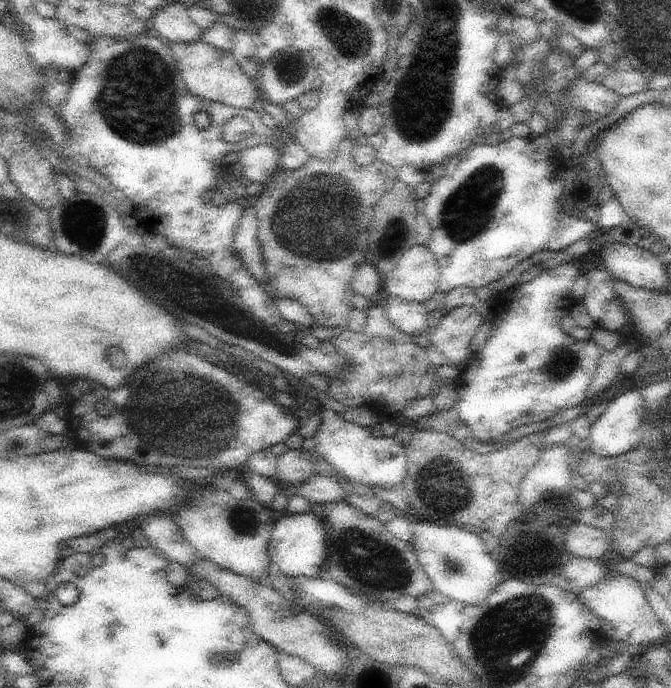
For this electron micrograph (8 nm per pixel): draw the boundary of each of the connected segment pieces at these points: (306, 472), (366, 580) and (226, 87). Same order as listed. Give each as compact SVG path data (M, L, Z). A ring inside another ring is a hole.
M287 450L277 456L277 484L287 486L301 486L309 476L315 476L311 454L305 450Z
M325 502L323 518L327 526L327 568L325 576L333 582L339 582L351 588L355 594L373 596L381 602L395 598L411 596L421 598L435 588L431 588L427 572L415 556L415 550L409 542L401 542L391 536L387 524L377 520L371 514L363 514L349 506L349 502ZM345 578L345 580L343 580Z
M161 38L163 44L169 44L173 58L177 62L177 70L179 76L183 78L183 84L187 88L189 94L209 100L209 102L219 102L225 106L233 106L239 110L251 110L253 104L257 104L257 100L261 100L261 90L257 86L257 82L253 82L237 64L237 60L233 58L231 52L219 50L211 44L205 42L193 42L193 44L173 44L165 38Z

